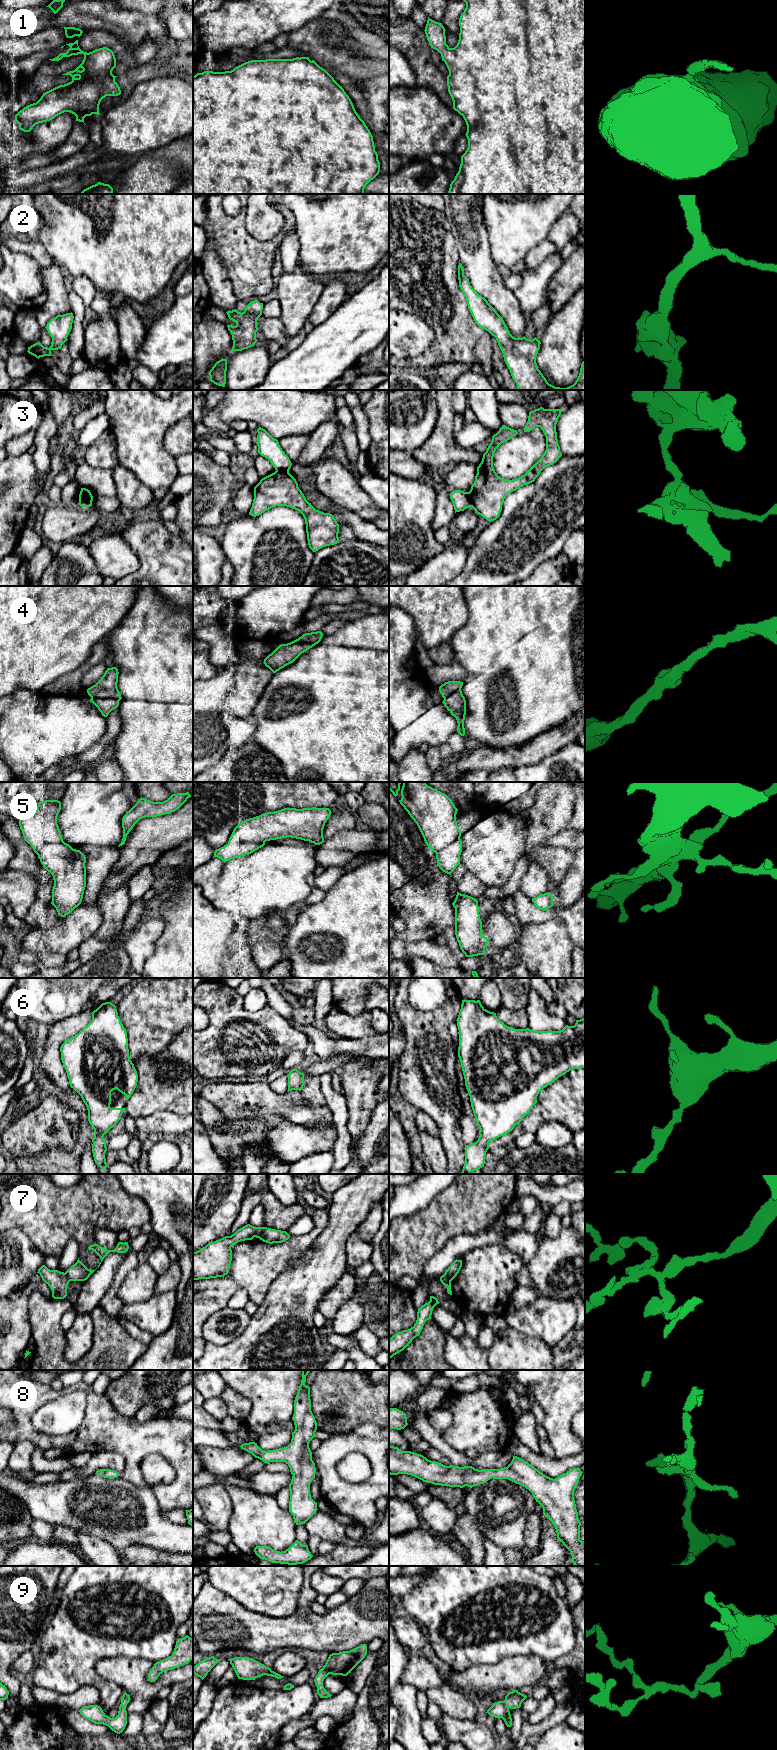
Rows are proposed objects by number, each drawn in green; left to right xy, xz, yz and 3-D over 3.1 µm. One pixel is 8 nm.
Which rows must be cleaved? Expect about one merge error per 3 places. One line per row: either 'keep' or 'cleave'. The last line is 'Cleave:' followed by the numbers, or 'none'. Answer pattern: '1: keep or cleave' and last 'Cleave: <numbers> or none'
1: keep
2: keep
3: cleave
4: keep
5: keep
6: keep
7: cleave
8: keep
9: keep
Cleave: 3, 7

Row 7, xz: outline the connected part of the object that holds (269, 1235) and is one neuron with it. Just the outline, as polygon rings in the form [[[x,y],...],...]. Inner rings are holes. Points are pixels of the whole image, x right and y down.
[[[265,1227],[259,1239],[263,1242],[273,1244],[282,1243],[290,1238],[290,1235],[286,1231],[276,1230]]]

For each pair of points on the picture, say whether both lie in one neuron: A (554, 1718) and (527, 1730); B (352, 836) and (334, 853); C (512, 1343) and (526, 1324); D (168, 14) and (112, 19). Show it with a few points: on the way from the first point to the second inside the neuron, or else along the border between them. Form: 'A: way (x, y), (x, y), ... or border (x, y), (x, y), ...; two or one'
A: way (547, 1723), (541, 1728), (534, 1730); one
B: way (348, 840), (338, 850); one
C: border (508, 1325), (528, 1335), (539, 1337), (542, 1340); two
D: border (155, 15), (163, 23), (169, 35); two

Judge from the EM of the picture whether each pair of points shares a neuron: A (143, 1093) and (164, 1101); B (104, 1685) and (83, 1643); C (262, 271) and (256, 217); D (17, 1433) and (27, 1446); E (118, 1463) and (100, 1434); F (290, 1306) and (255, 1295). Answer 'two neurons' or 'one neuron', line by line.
A: one neuron
B: one neuron
C: two neurons
D: two neurons
E: two neurons
F: two neurons

